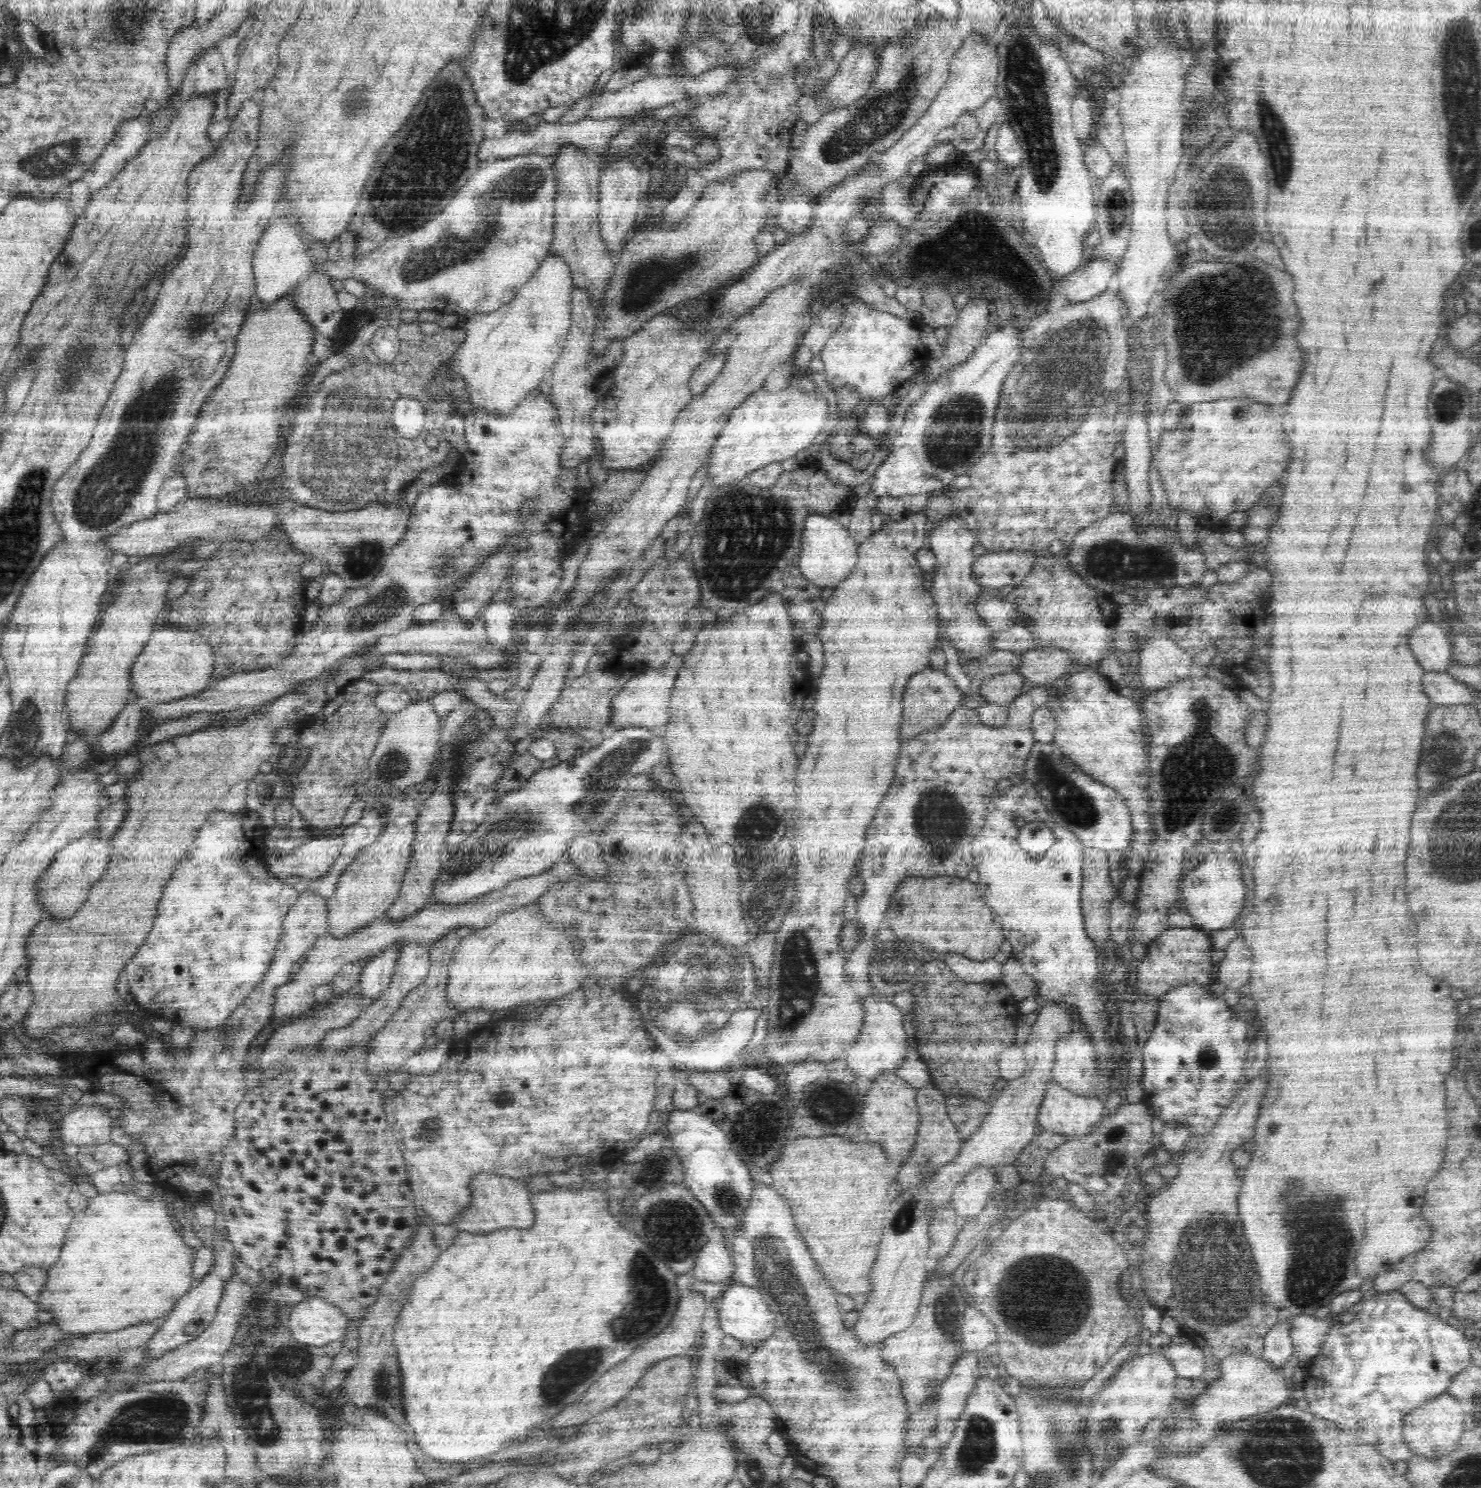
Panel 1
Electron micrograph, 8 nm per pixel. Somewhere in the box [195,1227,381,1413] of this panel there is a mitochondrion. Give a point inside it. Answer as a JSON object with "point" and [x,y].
{"point":[293,1361]}

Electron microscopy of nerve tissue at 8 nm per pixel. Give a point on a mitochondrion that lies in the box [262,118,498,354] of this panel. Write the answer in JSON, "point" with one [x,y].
{"point":[450,251]}

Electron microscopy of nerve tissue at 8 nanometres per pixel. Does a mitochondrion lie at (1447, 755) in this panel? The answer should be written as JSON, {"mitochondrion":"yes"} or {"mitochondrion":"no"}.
{"mitochondrion":"yes"}

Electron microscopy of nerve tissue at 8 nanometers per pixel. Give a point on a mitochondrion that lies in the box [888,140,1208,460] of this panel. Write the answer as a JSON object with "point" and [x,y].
{"point":[1085,358]}

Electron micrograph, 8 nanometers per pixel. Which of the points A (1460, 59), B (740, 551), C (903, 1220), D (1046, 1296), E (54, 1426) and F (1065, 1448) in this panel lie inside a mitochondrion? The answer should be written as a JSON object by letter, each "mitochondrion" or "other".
{"A":"mitochondrion","B":"mitochondrion","C":"mitochondrion","D":"mitochondrion","E":"other","F":"mitochondrion"}

